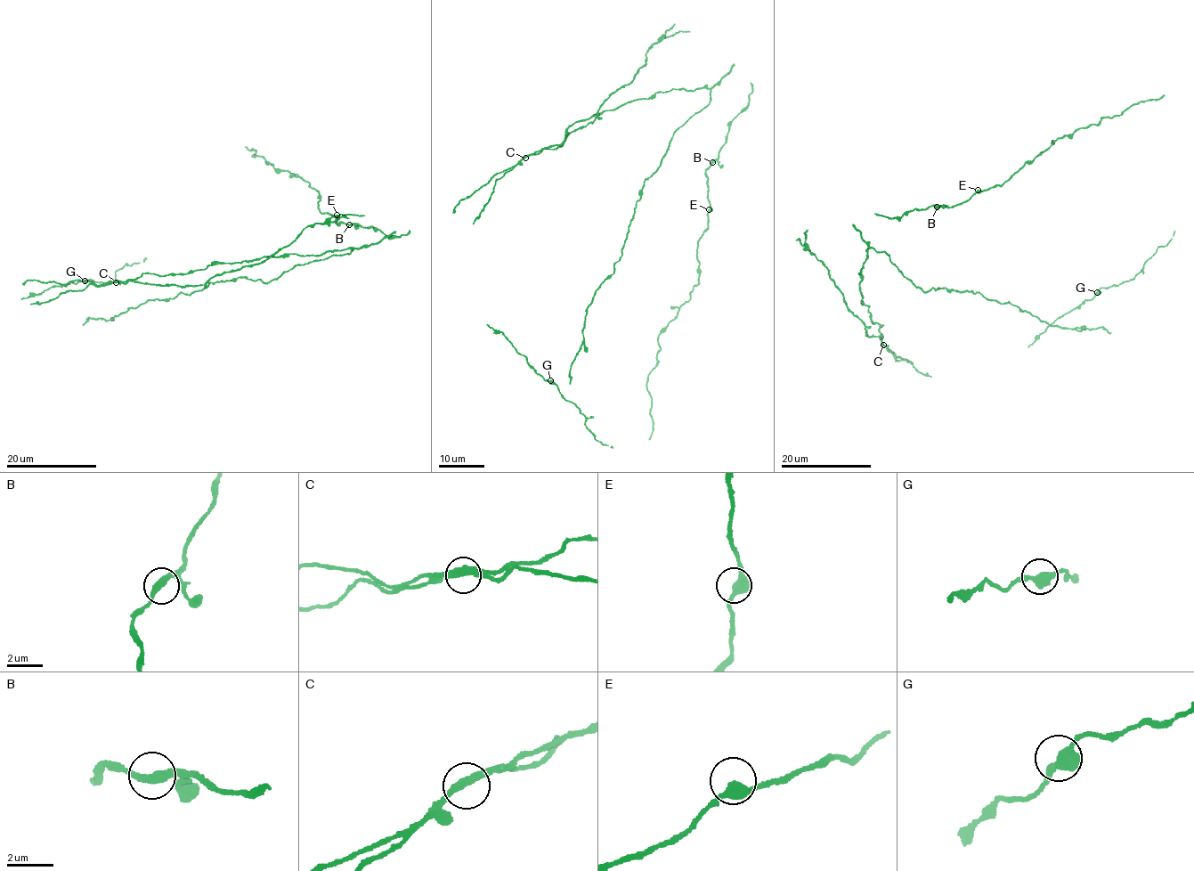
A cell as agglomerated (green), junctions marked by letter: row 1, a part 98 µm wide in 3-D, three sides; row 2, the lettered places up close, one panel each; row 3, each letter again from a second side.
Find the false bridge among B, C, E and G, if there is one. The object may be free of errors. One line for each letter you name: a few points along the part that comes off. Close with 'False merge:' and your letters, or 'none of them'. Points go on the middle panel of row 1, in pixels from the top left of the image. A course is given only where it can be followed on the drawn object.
C: Course of the part to remove: (524, 158), (557, 146), (566, 129), (597, 113), (629, 84), (661, 37), (690, 32)
False merge: C

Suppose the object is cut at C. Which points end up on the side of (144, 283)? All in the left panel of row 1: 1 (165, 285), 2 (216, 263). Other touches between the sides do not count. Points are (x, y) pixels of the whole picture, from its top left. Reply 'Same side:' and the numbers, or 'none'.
Same side: 1

